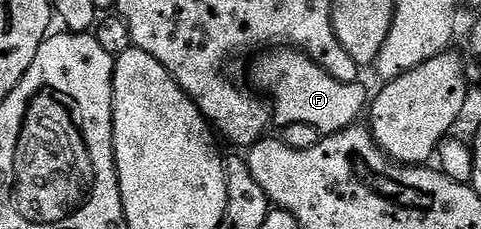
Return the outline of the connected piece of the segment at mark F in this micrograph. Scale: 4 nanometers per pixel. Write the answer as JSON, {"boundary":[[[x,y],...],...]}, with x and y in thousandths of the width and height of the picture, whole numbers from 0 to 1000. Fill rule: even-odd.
{"boundary":[[[559,210],[536,231],[518,288],[524,389],[545,415],[568,424],[572,533],[590,559],[605,541],[647,541],[663,559],[672,594],[703,585],[744,528],[761,493],[771,445],[771,410],[751,380],[748,354],[707,358],[696,349],[663,279],[655,279],[624,218],[607,210]],[[551,406],[551,410],[549,410]],[[576,493],[576,515],[574,498]]]}

